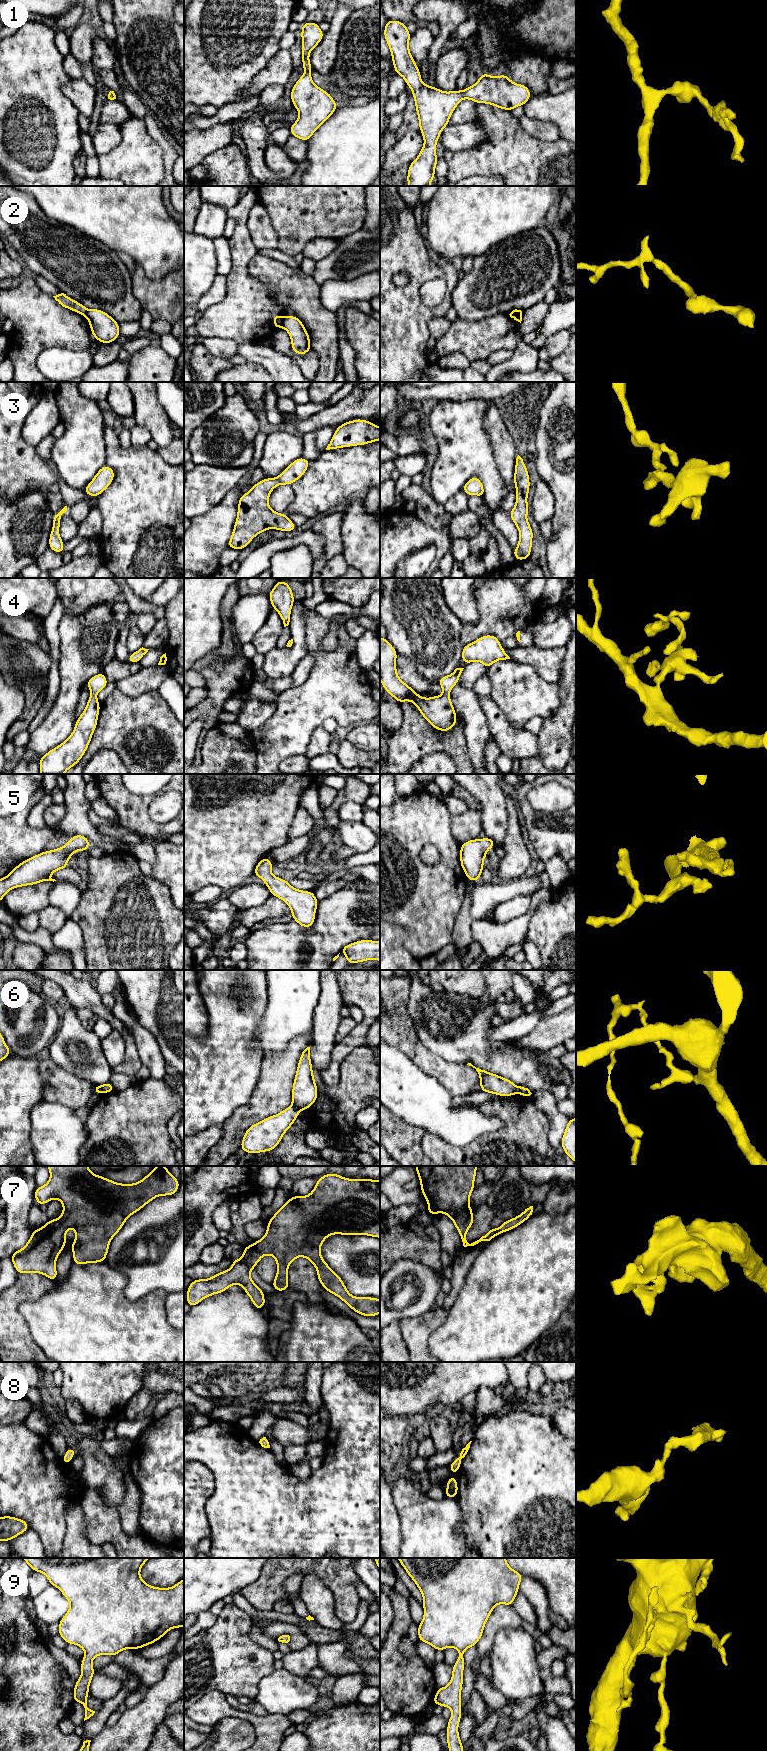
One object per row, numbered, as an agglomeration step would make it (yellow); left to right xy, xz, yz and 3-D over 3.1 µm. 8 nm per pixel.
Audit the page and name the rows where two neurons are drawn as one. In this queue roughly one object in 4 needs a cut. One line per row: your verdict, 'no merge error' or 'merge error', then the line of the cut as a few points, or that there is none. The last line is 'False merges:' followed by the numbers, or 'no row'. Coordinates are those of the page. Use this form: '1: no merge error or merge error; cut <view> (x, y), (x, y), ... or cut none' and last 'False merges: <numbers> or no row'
1: no merge error; cut none
2: merge error; cut xz (283, 317), (283, 324), (281, 326)
3: no merge error; cut none
4: no merge error; cut none
5: no merge error; cut none
6: merge error; cut xz (293, 1104), (300, 1109)
7: no merge error; cut none
8: no merge error; cut none
9: no merge error; cut none
False merges: 2, 6

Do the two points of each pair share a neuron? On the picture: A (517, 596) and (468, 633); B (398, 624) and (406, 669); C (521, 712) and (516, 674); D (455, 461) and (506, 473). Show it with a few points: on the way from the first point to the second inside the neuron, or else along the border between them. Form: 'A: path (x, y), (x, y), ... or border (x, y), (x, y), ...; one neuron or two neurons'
A: path (505, 608), (491, 622), (480, 628); one neuron
B: border (398, 654), (408, 657), (419, 674); two neurons
C: path (520, 703), (520, 693), (512, 683); one neuron
D: border (492, 448), (497, 470), (501, 478), (509, 486); two neurons

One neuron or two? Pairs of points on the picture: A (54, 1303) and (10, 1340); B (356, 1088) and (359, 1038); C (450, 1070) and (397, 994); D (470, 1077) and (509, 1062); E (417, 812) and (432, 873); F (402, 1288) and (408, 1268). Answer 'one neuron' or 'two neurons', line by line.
A: two neurons
B: two neurons
C: one neuron
D: two neurons
E: one neuron
F: one neuron

